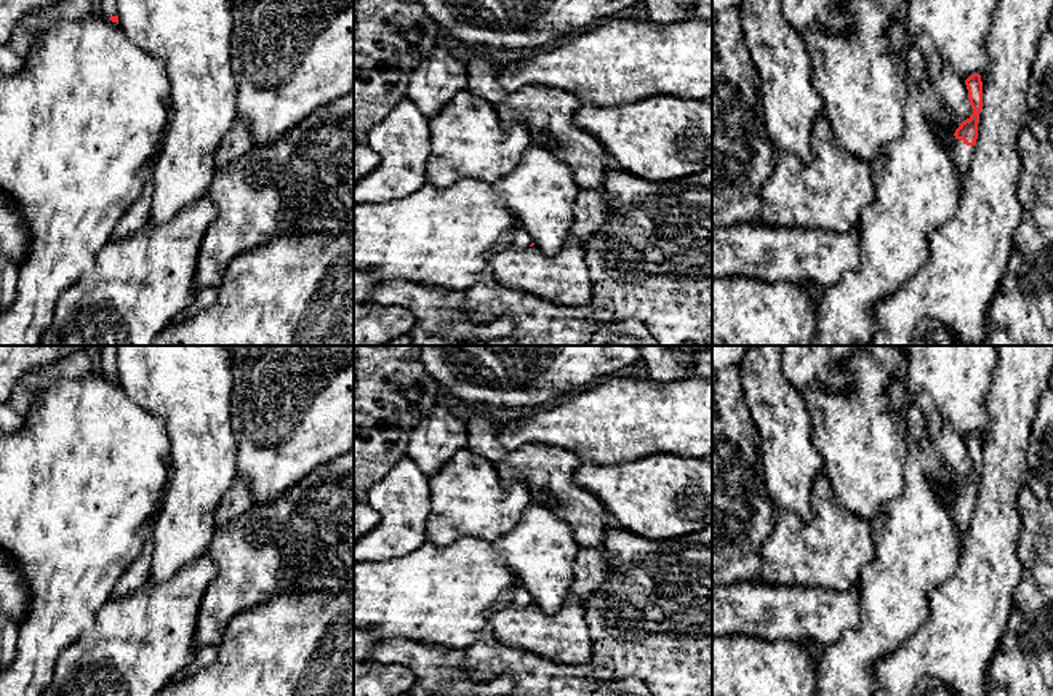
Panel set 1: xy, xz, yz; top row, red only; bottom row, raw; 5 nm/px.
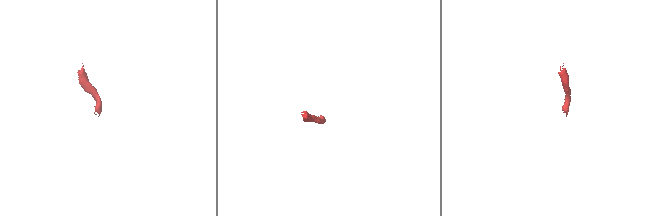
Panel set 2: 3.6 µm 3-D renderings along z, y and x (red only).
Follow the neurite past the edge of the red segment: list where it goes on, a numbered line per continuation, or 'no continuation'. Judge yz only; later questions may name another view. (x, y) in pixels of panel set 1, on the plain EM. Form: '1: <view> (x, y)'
1: yz (962, 512)

